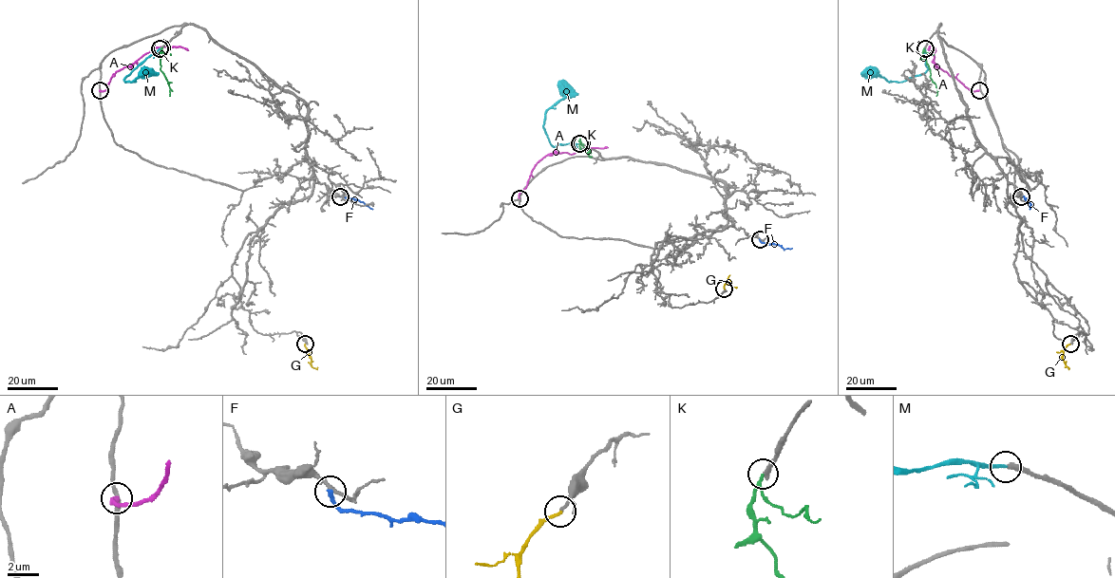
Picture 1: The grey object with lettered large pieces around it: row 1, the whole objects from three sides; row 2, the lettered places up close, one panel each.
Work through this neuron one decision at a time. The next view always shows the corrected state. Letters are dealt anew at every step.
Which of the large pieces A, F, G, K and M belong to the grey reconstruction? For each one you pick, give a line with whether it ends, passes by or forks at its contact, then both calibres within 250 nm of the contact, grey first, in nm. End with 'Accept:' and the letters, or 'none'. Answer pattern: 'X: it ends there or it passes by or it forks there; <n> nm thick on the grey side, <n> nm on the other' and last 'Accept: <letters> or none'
G: it ends there; 200 nm thick on the grey side, 190 nm on the other
M: it ends there; 300 nm thick on the grey side, 240 nm on the other
Accept: G, M

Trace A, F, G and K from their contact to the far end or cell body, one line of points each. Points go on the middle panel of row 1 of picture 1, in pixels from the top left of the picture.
A: (519, 198), (534, 165), (546, 156), (557, 152), (574, 154), (578, 149), (608, 147)
F: (759, 239), (784, 249), (792, 248)
G: (724, 288), (728, 281), (737, 287)
K: (580, 143), (580, 149), (588, 155)

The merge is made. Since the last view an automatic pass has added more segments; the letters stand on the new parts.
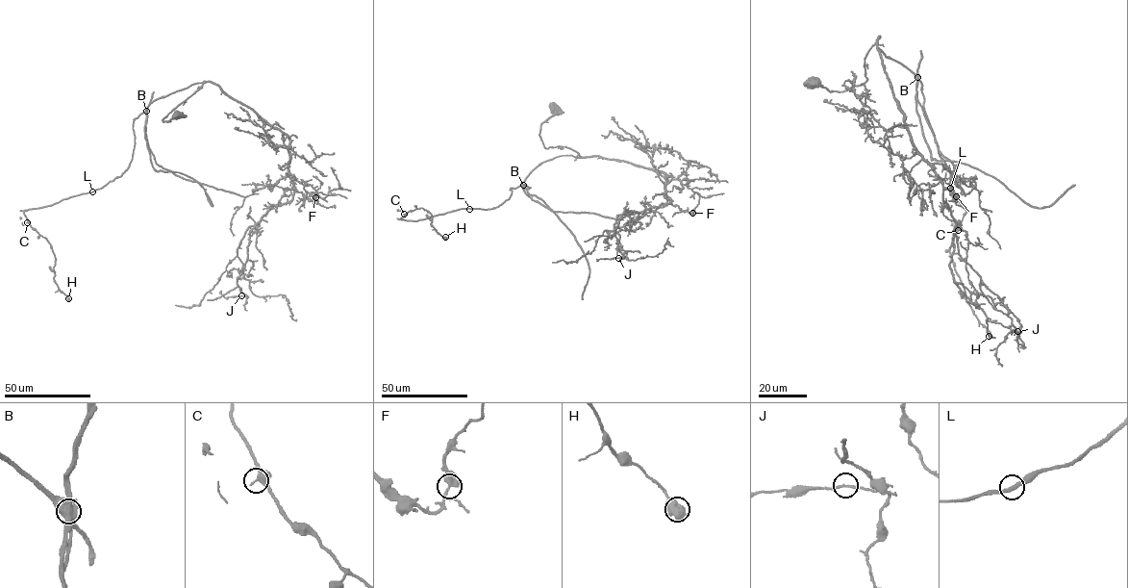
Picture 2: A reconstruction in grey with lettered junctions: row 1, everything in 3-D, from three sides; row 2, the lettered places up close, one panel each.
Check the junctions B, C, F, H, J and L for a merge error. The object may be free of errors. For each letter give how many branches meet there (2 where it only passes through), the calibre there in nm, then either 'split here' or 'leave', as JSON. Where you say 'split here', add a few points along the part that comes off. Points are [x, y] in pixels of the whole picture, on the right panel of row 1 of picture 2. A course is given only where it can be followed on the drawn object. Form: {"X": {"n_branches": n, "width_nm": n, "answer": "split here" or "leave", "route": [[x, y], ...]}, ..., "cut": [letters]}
{"B": {"n_branches": 4, "width_nm": 650, "answer": "split here", "route": [[917, 76], [915, 112], [932, 159], [976, 167], [1031, 205], [1042, 208], [1075, 185]]}, "C": {"n_branches": 3, "width_nm": 320, "answer": "leave"}, "F": {"n_branches": 4, "width_nm": 420, "answer": "leave"}, "H": {"n_branches": 2, "width_nm": 650, "answer": "leave"}, "J": {"n_branches": 2, "width_nm": 160, "answer": "leave"}, "L": {"n_branches": 2, "width_nm": 240, "answer": "leave"}, "cut": ["B"]}

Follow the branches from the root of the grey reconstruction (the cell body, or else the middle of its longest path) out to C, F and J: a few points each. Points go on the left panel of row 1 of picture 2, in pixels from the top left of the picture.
C: (177, 115), (162, 120), (203, 82), (155, 99), (135, 118), (132, 158), (120, 176), (29, 209), (27, 222)
F: (177, 115), (162, 120), (204, 83), (216, 84), (288, 137), (288, 174), (293, 190), (312, 200), (315, 197)
J: (177, 115), (162, 120), (212, 81), (288, 139), (292, 198), (274, 205), (251, 232), (237, 279), (241, 295)

